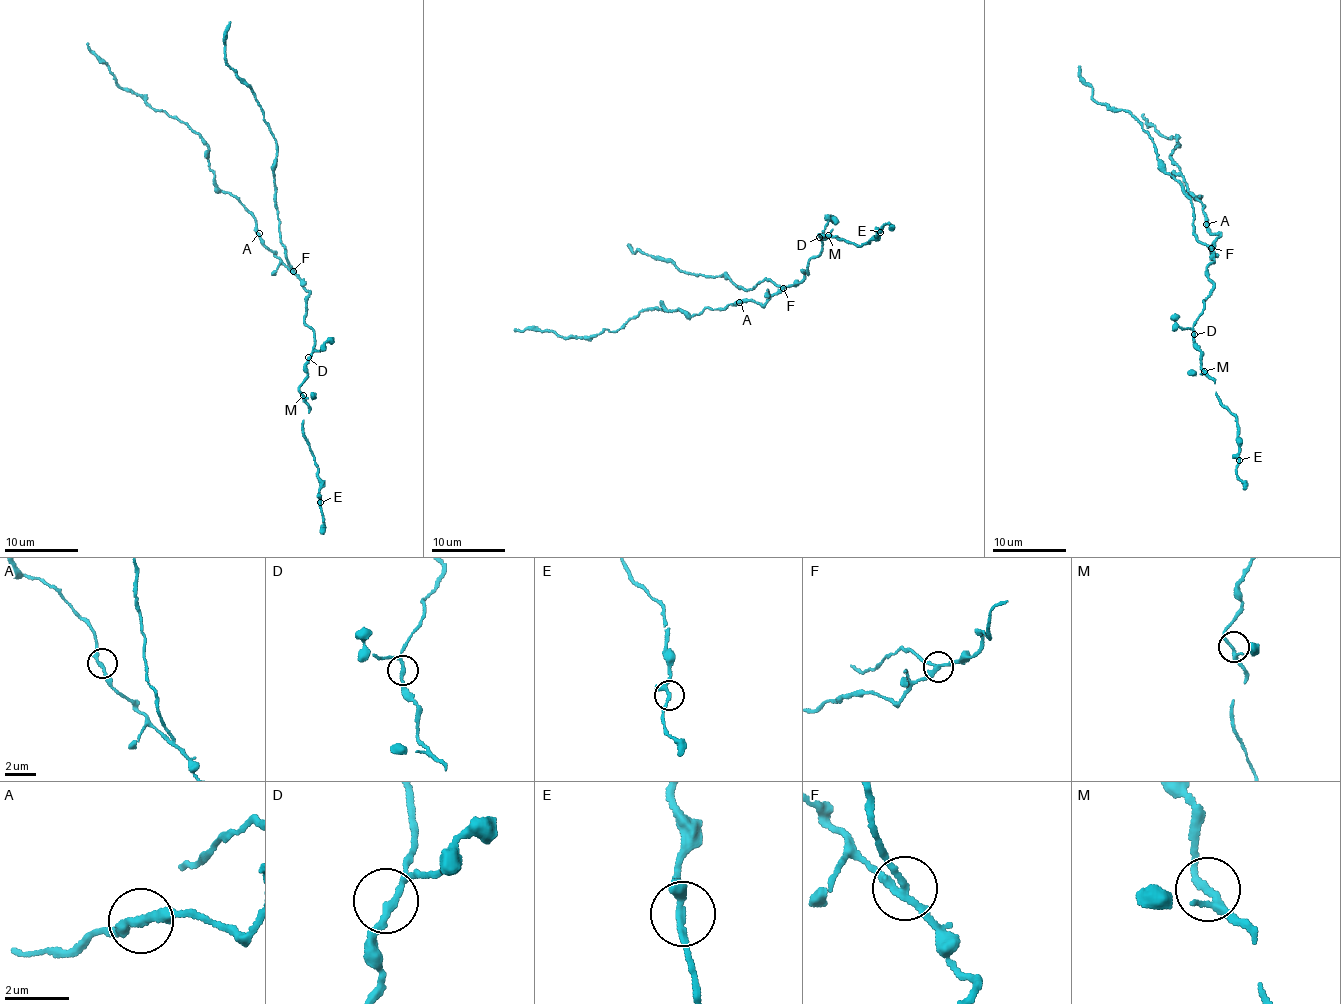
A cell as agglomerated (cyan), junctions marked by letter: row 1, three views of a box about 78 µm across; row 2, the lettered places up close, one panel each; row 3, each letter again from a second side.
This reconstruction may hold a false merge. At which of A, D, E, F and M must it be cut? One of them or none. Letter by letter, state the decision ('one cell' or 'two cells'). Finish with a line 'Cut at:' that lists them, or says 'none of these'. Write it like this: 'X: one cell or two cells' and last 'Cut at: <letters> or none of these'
A: one cell
D: one cell
E: one cell
F: two cells
M: one cell
Cut at: F

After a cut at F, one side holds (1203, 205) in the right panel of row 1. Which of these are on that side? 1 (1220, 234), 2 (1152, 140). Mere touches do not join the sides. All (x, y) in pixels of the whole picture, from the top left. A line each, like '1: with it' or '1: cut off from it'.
1: with it
2: cut off from it

